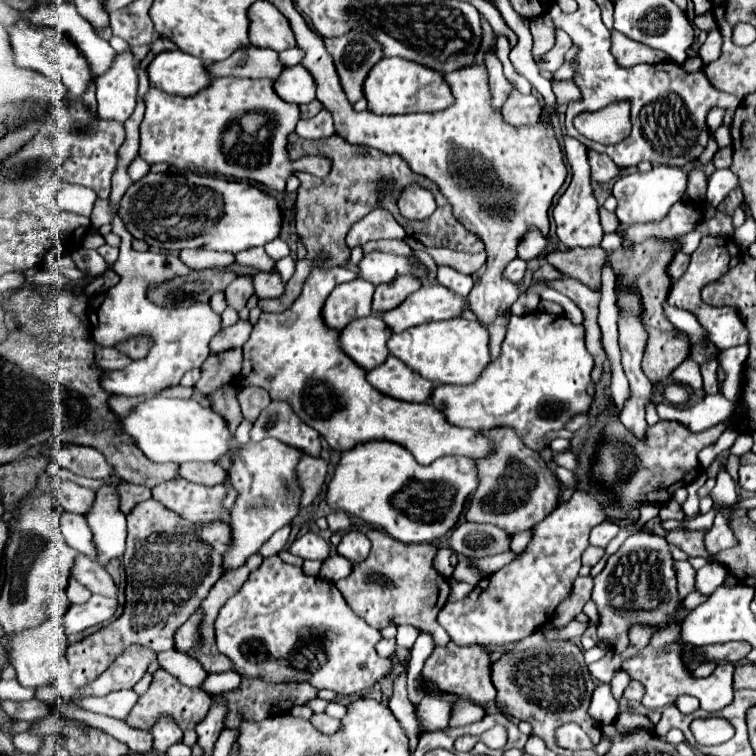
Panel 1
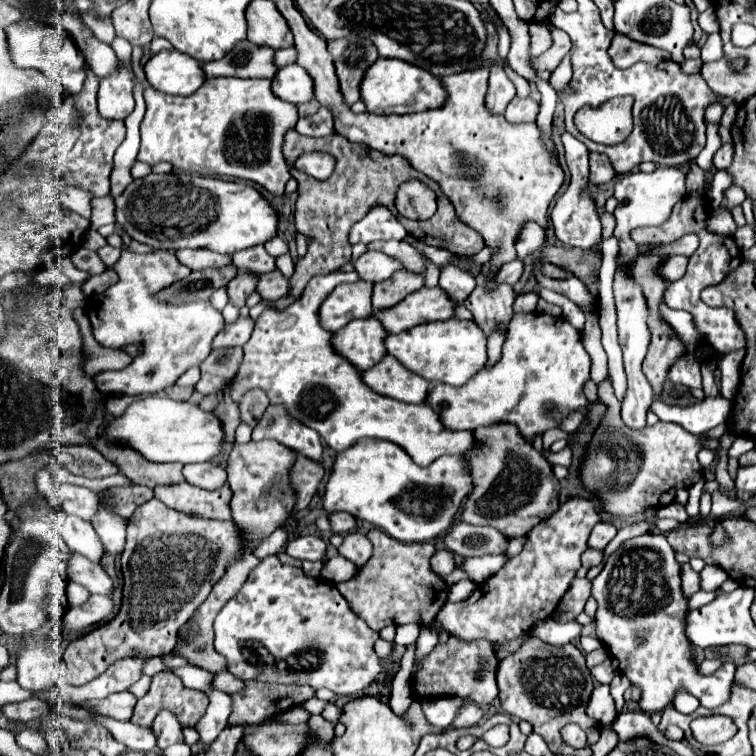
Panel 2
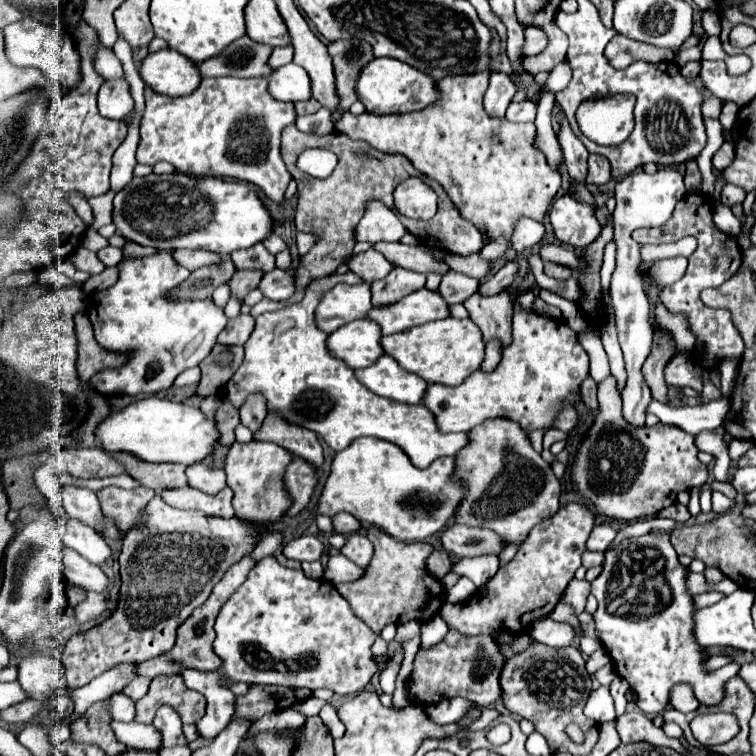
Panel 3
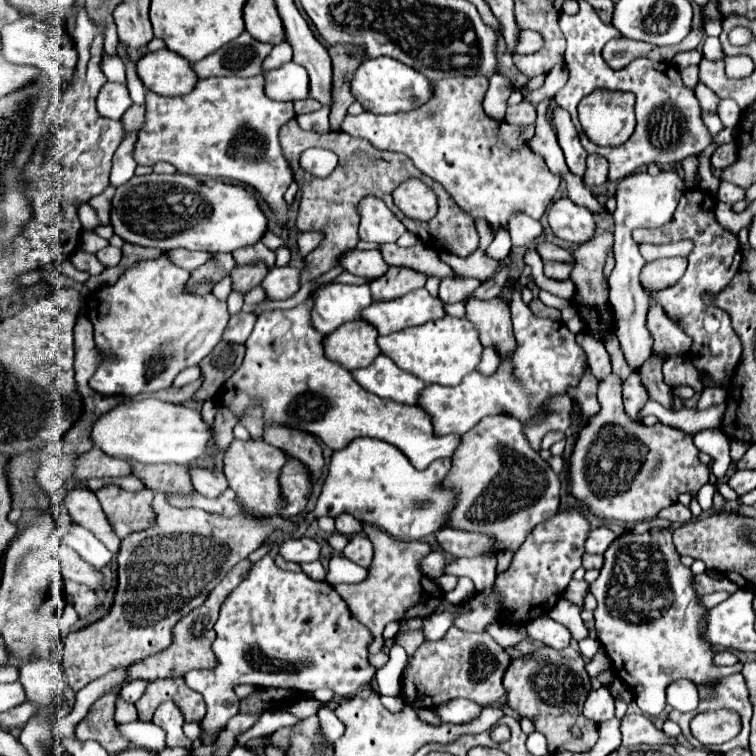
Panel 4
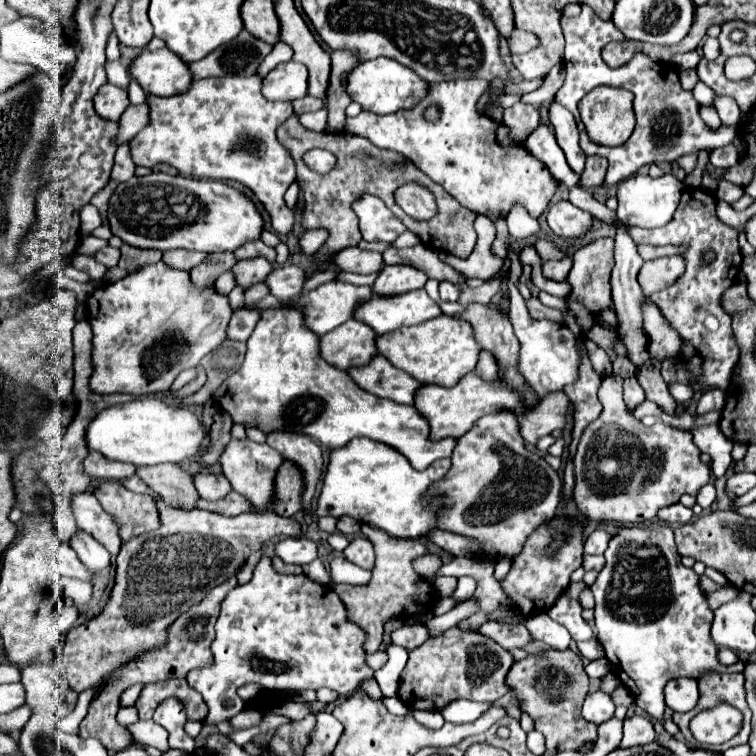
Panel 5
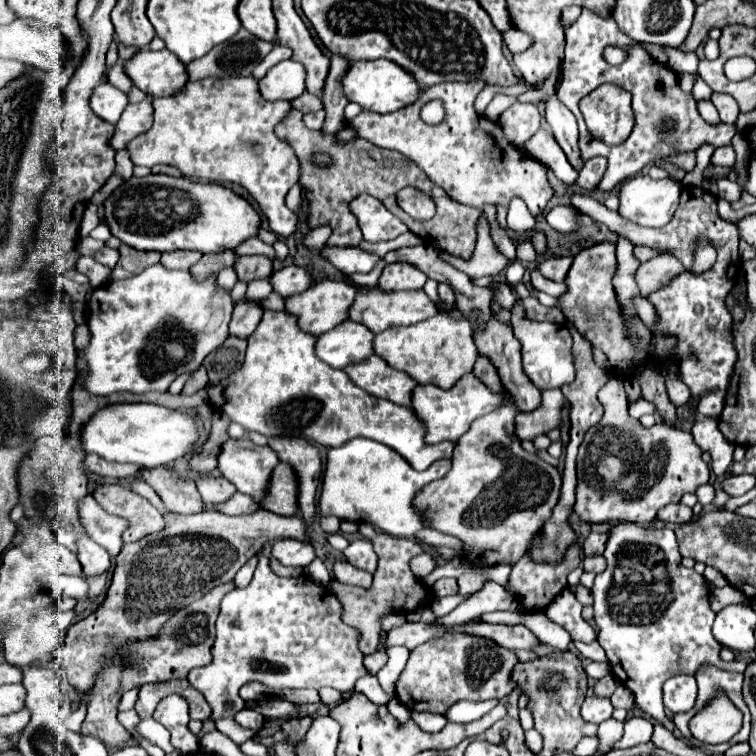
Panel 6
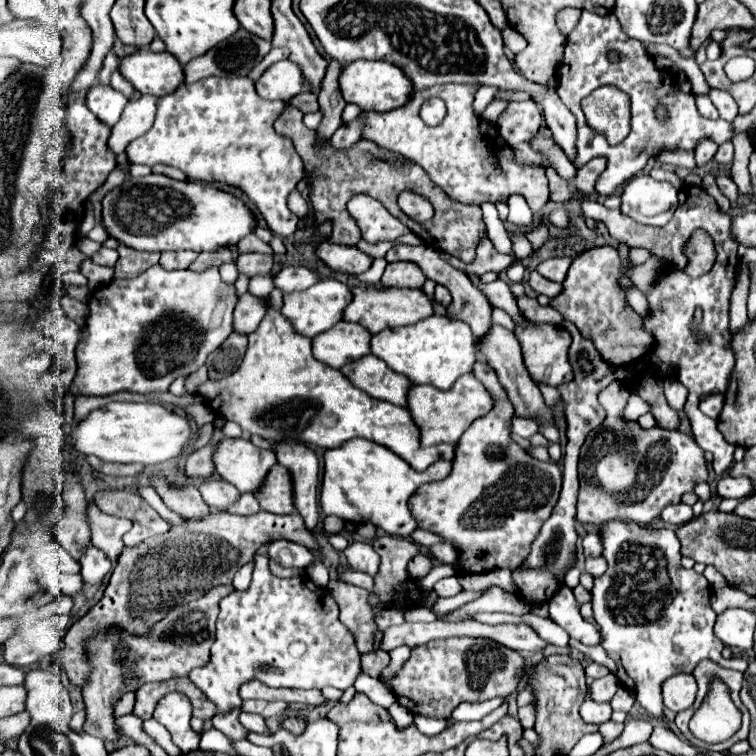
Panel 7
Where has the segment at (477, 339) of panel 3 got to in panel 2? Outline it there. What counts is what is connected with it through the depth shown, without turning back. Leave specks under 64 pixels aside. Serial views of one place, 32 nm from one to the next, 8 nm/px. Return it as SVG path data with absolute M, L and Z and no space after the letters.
M442 320L432 324L420 324L416 328L404 330L400 334L390 334L384 340L388 354L392 354L400 364L424 380L442 382L450 386L462 386L468 382L478 370L484 368L486 362L486 336L472 320Z

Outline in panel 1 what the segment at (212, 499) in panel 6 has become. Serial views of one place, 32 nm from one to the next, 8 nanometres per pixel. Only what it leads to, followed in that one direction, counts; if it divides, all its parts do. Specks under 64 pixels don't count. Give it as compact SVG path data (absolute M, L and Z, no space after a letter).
M188 462L180 466L180 476L186 478L188 482L194 484L204 484L204 486L216 486L226 482L226 470L220 468L220 464L212 462Z

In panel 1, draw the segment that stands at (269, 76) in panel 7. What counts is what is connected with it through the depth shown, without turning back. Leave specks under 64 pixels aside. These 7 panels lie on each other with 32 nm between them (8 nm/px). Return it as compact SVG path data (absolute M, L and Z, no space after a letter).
M286 66L284 72L274 80L276 94L284 102L306 104L316 98L316 84L304 66Z

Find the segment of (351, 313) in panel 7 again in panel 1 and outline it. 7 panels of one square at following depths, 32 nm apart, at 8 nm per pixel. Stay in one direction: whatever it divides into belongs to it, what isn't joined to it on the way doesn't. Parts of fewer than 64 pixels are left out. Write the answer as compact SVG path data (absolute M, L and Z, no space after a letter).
M440 284L422 286L404 304L394 310L382 312L380 318L392 332L404 332L418 324L428 324L434 320L450 320L460 316L466 308L466 298L456 296Z

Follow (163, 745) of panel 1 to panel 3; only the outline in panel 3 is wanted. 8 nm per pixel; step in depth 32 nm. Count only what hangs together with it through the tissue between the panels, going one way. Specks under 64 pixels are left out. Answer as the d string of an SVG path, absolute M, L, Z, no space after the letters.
M168 704L158 708L152 724L164 734L162 746L188 746L188 740L182 734L182 718L176 716L176 710L168 708Z

